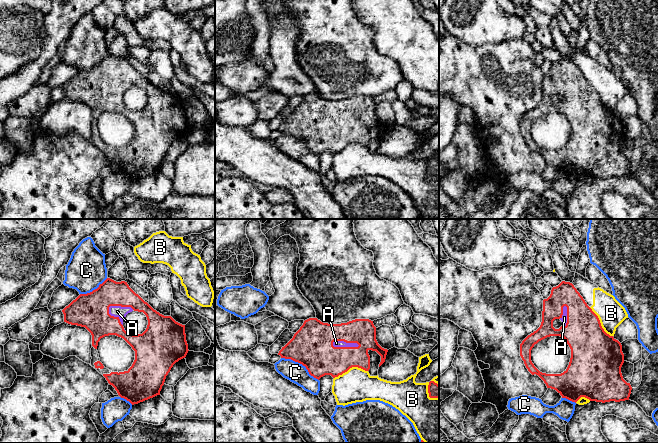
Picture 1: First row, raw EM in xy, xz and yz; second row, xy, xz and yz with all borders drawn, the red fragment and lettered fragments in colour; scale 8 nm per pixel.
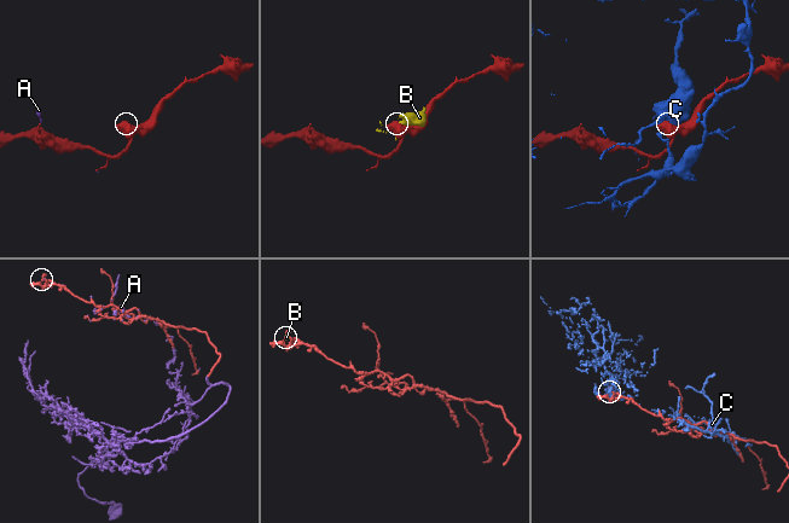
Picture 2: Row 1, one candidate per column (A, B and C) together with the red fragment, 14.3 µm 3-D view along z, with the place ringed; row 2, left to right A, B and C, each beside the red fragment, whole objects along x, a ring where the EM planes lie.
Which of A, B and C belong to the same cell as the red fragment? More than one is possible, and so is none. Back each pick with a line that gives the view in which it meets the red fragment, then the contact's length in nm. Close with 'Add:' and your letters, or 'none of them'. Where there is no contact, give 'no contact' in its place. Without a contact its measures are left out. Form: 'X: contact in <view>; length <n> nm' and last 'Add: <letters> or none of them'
A: contact in xz; length 220 nm
Add: A

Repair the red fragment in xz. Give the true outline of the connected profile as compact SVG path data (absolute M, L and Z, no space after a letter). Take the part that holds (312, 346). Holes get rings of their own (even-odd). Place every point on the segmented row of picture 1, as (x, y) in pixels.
M309 318L278 355L302 364L311 376L319 380L325 375L338 377L352 367L369 371L369 350L381 356L380 367L388 350L378 344L373 321L355 319L328 324Z

